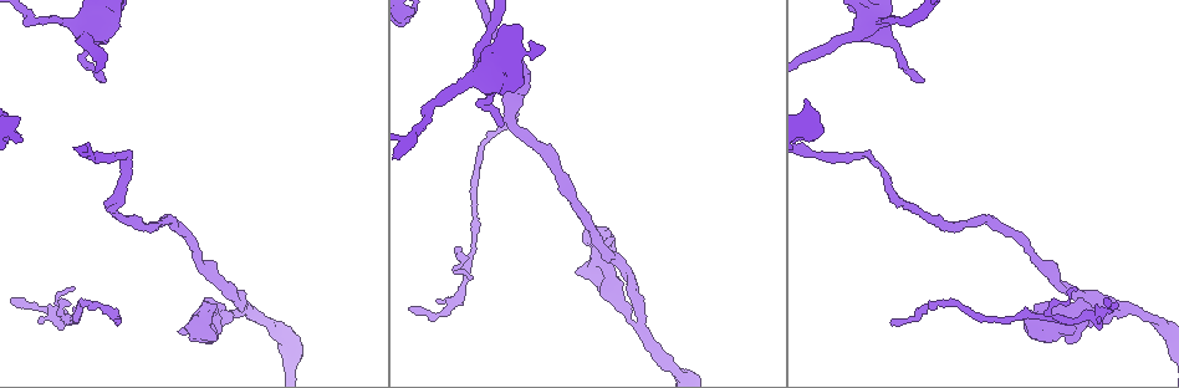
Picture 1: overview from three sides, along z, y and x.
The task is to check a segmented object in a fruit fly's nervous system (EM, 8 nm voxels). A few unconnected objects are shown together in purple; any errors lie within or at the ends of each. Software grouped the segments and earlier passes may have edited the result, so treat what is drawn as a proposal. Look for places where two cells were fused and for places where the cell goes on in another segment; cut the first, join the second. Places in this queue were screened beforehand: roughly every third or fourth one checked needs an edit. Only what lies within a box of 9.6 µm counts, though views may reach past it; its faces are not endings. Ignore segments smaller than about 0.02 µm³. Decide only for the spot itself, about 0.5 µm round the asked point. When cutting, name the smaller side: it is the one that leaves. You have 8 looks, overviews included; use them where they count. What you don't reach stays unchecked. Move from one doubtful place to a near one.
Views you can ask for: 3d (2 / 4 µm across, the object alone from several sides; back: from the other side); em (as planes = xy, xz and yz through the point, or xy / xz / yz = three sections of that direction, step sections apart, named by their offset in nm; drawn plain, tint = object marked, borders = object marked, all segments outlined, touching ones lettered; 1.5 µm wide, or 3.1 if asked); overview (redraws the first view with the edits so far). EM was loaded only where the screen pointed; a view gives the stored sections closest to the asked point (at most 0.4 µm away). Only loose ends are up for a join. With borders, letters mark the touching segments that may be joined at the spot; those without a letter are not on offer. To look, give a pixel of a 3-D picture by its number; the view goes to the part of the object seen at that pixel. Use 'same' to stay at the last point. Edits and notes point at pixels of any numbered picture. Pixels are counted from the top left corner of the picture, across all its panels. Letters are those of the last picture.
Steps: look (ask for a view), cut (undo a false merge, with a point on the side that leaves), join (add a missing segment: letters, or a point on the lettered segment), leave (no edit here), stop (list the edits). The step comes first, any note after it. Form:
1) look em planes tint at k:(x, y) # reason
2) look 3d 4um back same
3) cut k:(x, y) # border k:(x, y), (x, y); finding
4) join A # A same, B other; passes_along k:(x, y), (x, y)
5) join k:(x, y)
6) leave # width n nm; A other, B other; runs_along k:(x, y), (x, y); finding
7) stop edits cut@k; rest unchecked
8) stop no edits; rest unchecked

look em xz step 4 tint at 1:(244, 306) # three-way junction

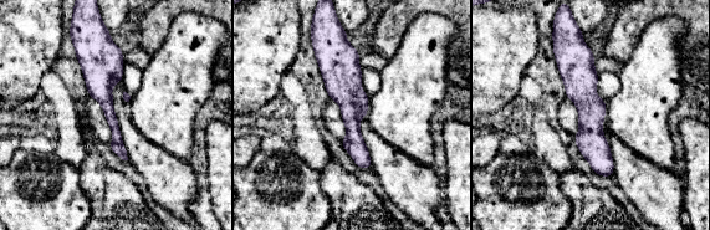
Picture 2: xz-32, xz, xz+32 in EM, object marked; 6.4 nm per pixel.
look em planes borders same # cut it another way

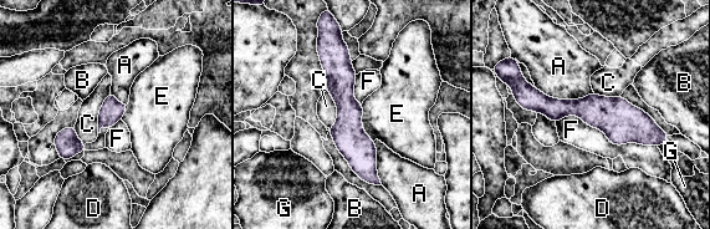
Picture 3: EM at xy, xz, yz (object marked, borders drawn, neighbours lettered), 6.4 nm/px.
leave # longest_contact F 700 nm; A other, B other, C other, D other, E other, F other, G other; runs_along 3:(519, 96), (608, 113), (662, 137); continuous, no second cell

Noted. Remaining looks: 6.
look em yz step 4 borders at 1:(102, 79) # an open end

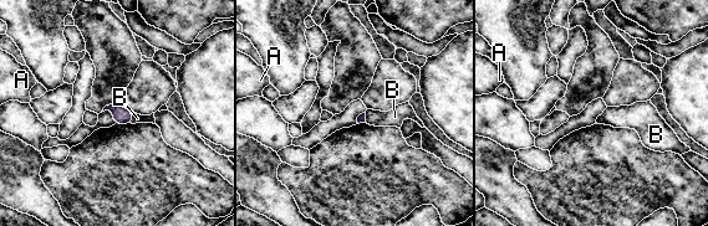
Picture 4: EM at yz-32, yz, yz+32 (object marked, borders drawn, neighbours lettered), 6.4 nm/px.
leave # A other, B other; none of them fits

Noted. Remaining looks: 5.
look 3d 4um at 1:(457, 90) # calibre changes

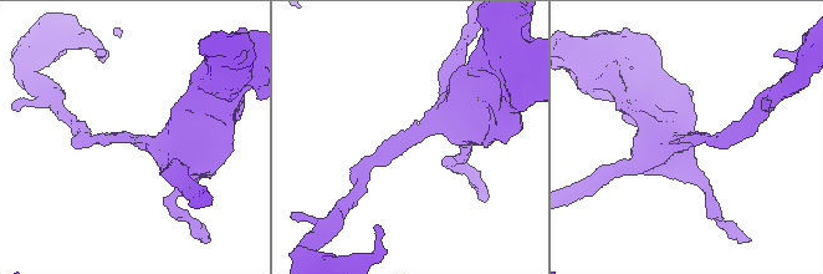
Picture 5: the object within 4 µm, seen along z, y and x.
look em planes plain at 5:(406, 135) # arm_widths 190, 550 nm

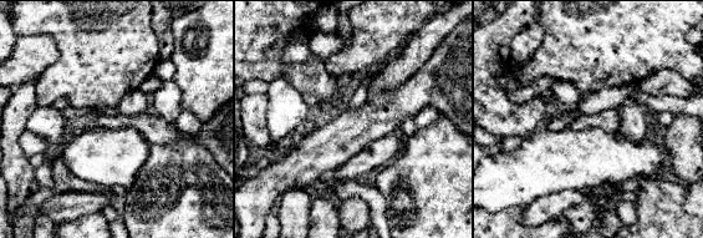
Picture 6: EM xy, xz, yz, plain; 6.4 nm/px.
look em planes borders same

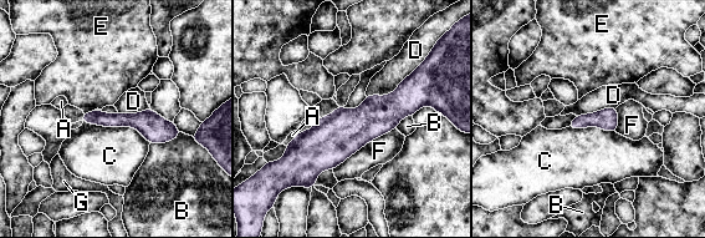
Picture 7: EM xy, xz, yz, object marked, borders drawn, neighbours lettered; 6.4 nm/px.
leave # A other, B other, C other, D other, E other, F other, G other; runs_along 7:(424, 100), (287, 155); one cell here

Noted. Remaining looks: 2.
stop no edits; rest unchecked

